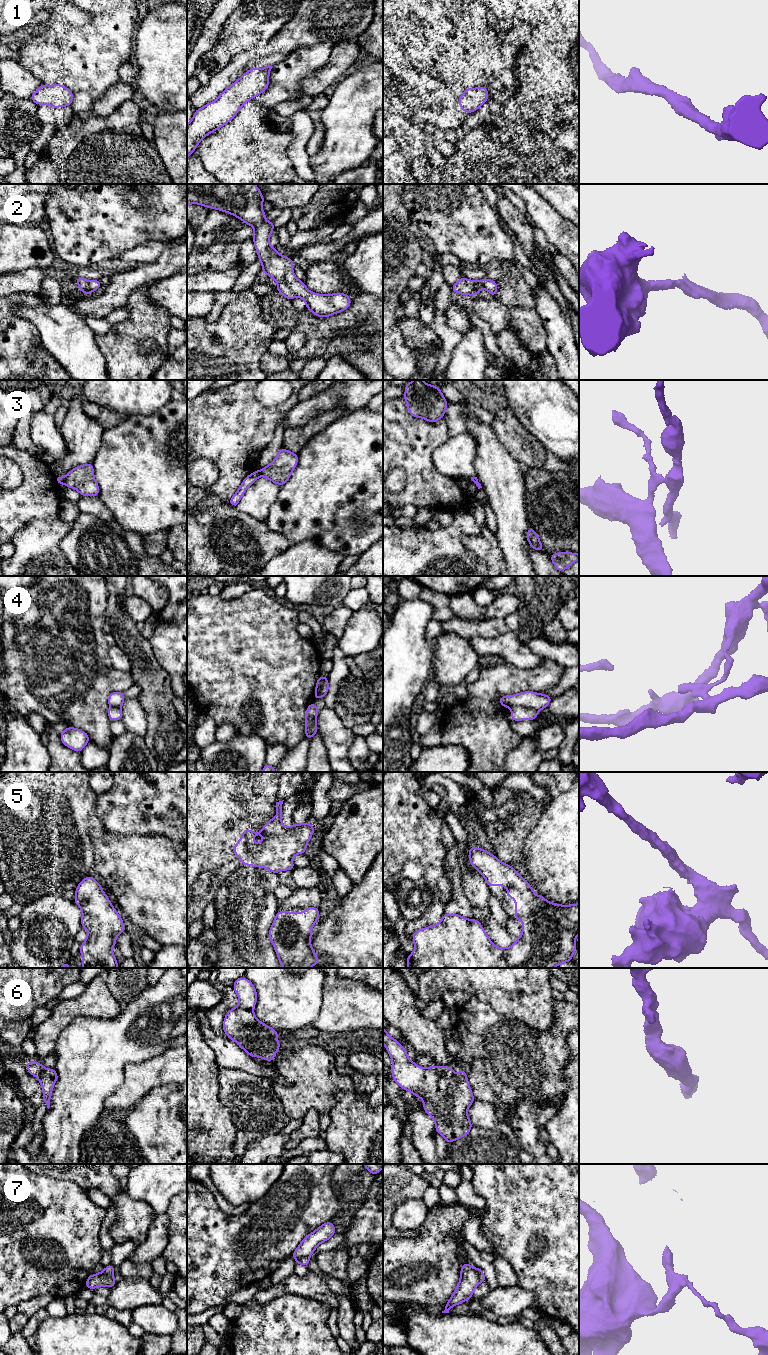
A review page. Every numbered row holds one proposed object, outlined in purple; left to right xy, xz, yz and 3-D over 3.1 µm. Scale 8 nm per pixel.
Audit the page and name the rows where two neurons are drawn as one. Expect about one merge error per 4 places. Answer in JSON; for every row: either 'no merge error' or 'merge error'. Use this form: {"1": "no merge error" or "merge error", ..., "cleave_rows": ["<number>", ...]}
{"1": "no merge error", "2": "no merge error", "3": "merge error", "4": "merge error", "5": "no merge error", "6": "no merge error", "7": "merge error", "cleave_rows": ["3", "4", "7"]}

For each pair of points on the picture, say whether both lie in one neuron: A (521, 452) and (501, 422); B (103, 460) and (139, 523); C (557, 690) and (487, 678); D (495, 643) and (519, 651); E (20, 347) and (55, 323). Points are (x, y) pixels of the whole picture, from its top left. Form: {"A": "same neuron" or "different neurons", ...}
{"A": "same neuron", "B": "same neuron", "C": "different neurons", "D": "same neuron", "E": "different neurons"}

